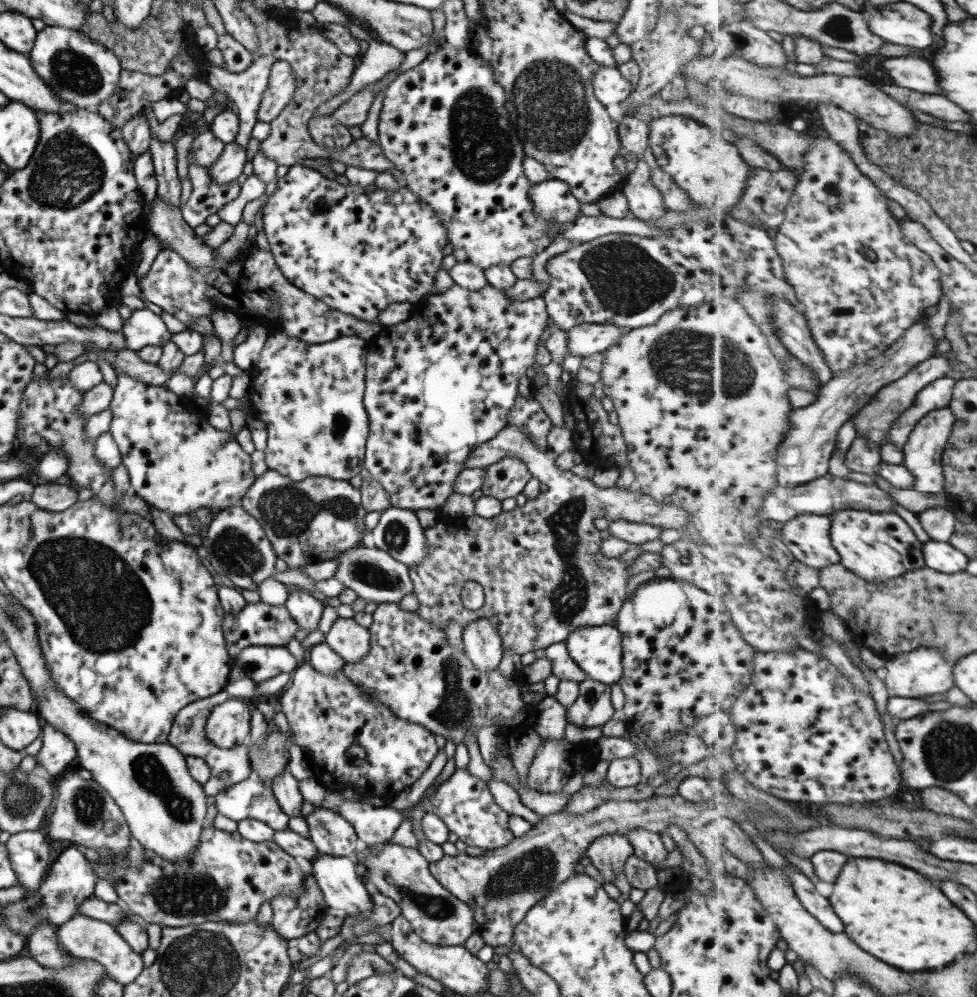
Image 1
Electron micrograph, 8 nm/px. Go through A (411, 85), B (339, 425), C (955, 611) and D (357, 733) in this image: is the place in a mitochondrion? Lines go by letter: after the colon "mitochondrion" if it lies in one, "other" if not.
A: other
B: mitochondrion
C: mitochondrion
D: other

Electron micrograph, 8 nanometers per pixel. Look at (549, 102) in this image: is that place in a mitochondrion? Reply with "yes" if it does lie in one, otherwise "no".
yes

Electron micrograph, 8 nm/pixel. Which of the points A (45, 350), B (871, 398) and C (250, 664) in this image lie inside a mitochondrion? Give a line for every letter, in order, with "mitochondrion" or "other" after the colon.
A: other
B: other
C: mitochondrion

